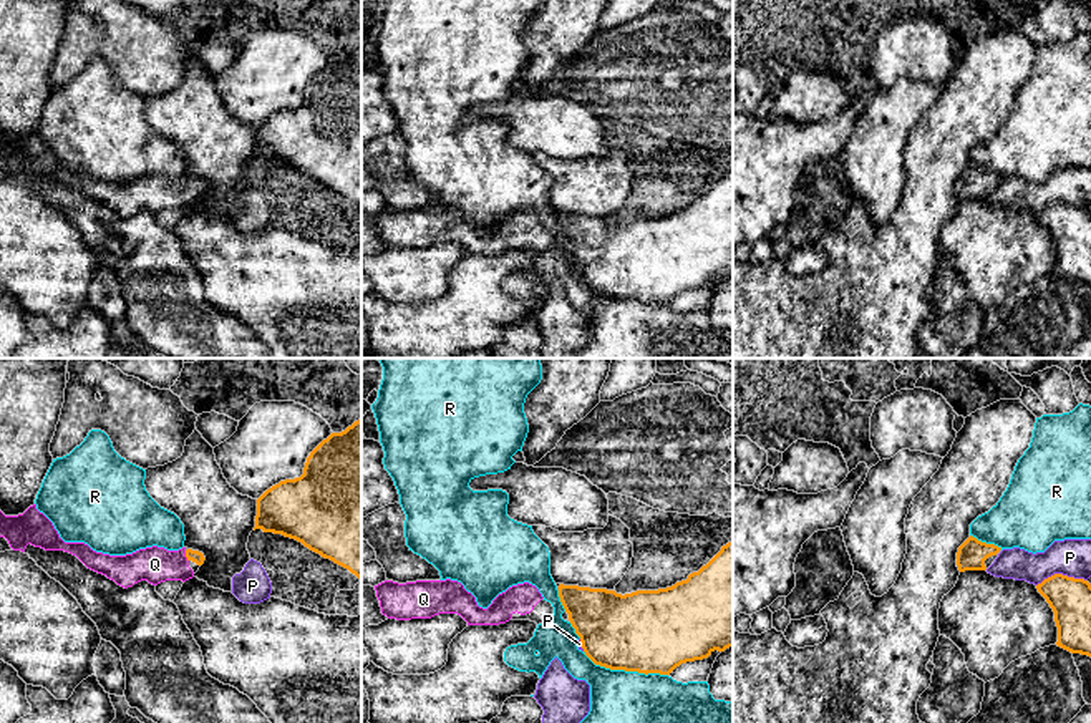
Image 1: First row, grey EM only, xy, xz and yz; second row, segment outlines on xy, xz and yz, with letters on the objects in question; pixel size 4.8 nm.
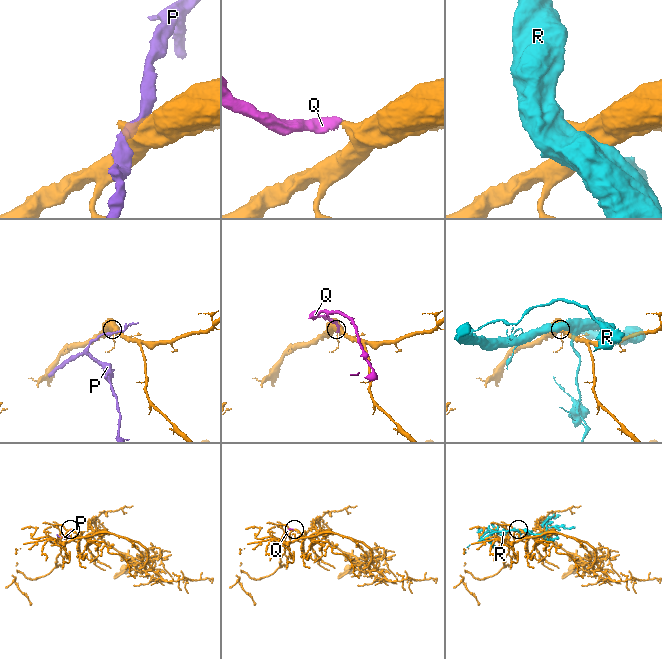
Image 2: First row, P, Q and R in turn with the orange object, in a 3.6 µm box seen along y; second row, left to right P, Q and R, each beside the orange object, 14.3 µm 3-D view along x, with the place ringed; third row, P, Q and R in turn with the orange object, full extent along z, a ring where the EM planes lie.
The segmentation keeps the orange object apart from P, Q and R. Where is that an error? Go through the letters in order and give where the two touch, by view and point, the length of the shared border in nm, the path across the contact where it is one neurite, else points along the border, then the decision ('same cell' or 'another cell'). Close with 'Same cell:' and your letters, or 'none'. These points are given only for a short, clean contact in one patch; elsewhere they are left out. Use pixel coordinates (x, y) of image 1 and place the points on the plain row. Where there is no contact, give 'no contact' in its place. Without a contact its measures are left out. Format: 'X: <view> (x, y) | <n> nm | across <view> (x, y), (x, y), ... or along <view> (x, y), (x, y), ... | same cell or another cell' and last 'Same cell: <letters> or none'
P: yz (1061, 203) | 260 nm | another cell
Q: xy (186, 184) | 60 nm | across xy (194, 184), (186, 184), (174, 193), (155, 193) | same cell
R: xz (625, 299) | 420 nm | another cell
Same cell: Q

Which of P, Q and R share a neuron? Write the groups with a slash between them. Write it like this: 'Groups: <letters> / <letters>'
Groups: P / Q / R

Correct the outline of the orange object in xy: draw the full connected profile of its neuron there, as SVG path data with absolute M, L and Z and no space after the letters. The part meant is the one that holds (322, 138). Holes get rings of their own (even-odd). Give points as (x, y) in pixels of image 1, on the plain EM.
M361 48L323 68L300 106L257 128L255 158L295 167L361 207Z

